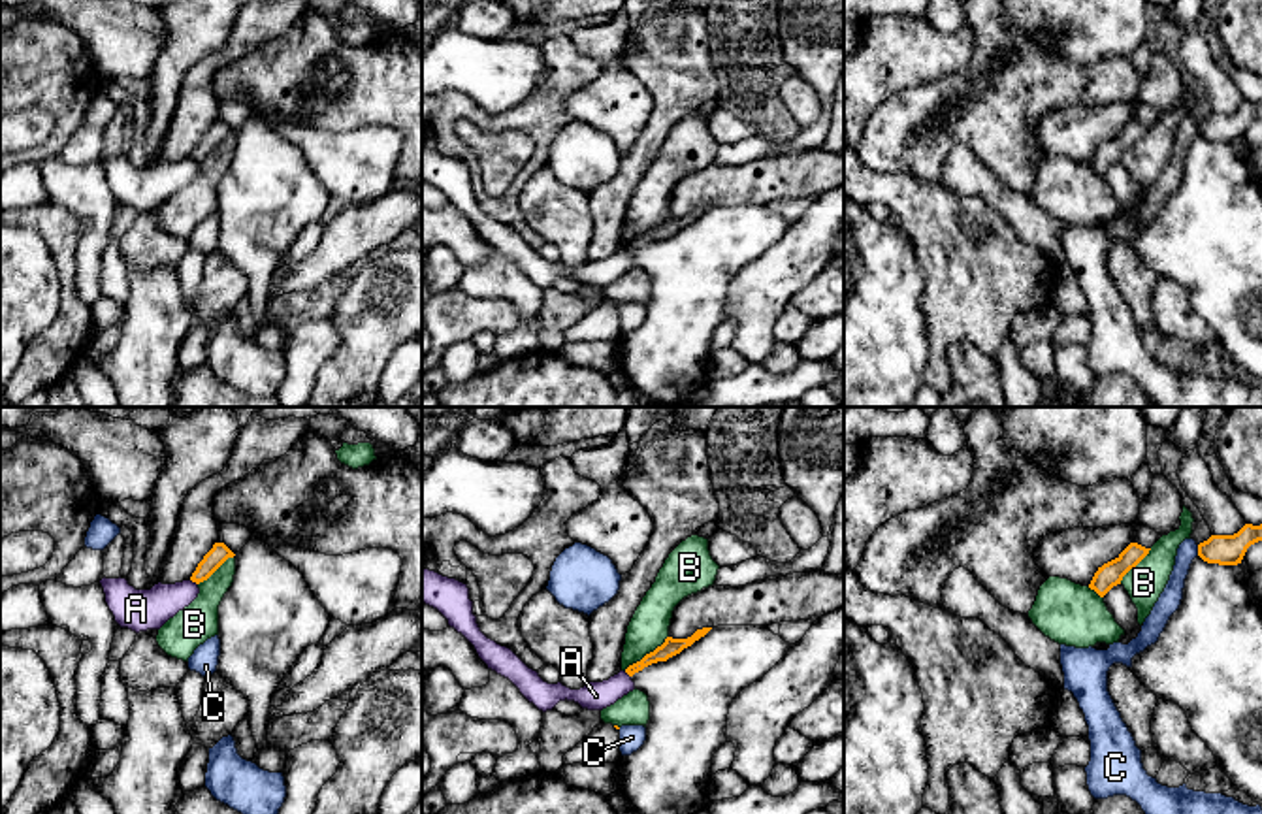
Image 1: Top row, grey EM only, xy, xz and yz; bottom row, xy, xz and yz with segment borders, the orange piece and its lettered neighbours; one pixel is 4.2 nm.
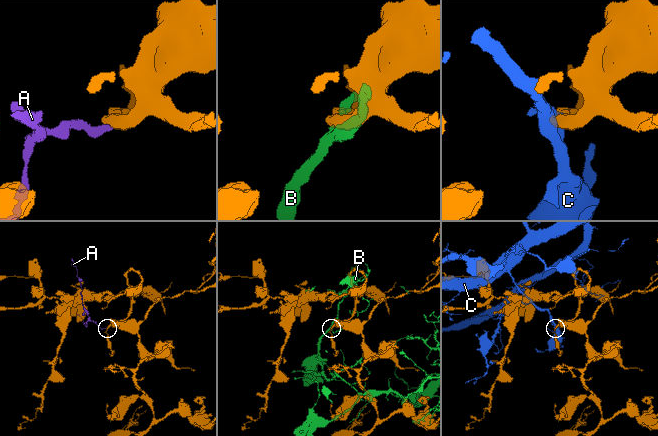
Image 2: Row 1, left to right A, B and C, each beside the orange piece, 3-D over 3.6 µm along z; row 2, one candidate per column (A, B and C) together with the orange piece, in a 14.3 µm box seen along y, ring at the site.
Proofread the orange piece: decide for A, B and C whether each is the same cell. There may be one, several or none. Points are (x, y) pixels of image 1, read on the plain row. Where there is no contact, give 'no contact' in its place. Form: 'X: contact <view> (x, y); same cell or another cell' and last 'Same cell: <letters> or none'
A: contact xy (194, 159); another cell
B: contact xz (647, 232); another cell
C: contact yz (1198, 129); another cell
Same cell: none

